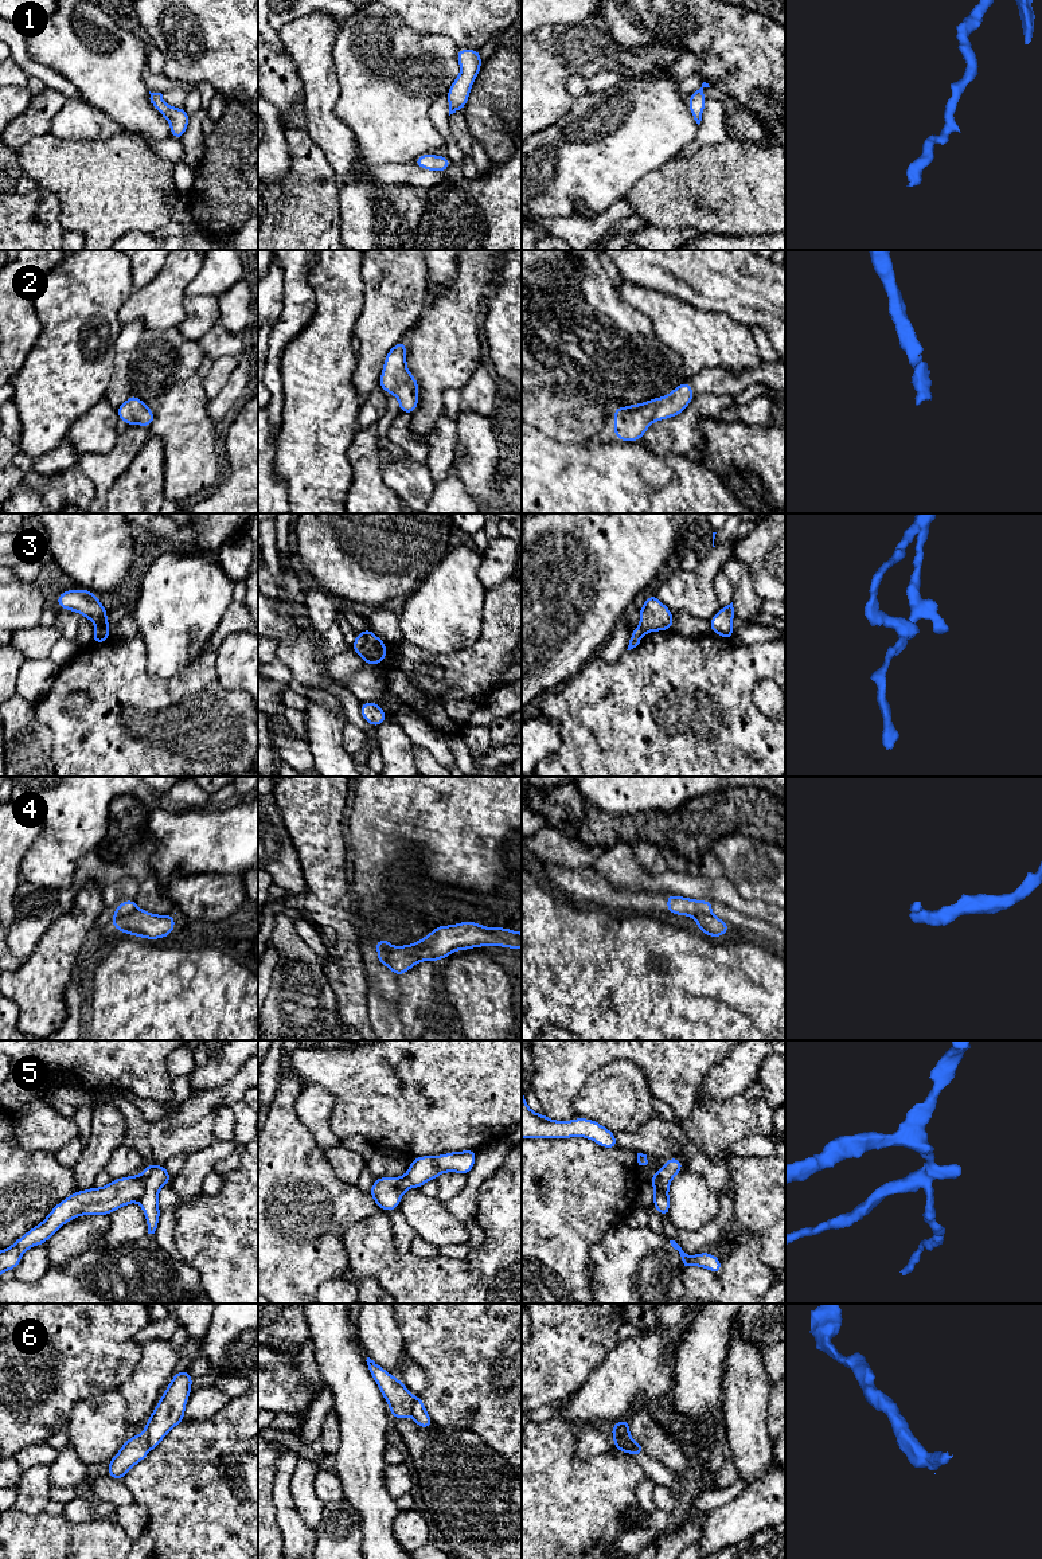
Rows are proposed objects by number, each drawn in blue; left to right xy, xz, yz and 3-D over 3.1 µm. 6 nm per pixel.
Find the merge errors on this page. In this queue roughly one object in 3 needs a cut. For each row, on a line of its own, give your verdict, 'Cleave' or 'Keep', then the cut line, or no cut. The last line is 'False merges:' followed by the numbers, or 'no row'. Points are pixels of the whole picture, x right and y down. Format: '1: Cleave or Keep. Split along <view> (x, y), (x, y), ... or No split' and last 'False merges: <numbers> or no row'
1: Keep. No split
2: Keep. No split
3: Cleave. Split along xy (98, 625), (108, 628)
4: Cleave. Split along xy (136, 907), (128, 913), (114, 915)
5: Cleave. Split along xy (143, 1175), (143, 1195), (137, 1200)
6: Cleave. Split along yz (615, 1440), (621, 1441), (629, 1452)
False merges: 3, 4, 5, 6

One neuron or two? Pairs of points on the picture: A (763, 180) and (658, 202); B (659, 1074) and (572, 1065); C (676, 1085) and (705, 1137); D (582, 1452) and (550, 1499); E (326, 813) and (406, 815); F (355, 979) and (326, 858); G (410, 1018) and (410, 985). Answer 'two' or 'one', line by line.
A: one
B: one
C: two
D: two
E: two
F: one
G: one

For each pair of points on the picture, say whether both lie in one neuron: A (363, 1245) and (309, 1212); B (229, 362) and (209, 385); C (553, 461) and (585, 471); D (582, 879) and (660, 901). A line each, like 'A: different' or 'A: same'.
A: different
B: same
C: same
D: same

